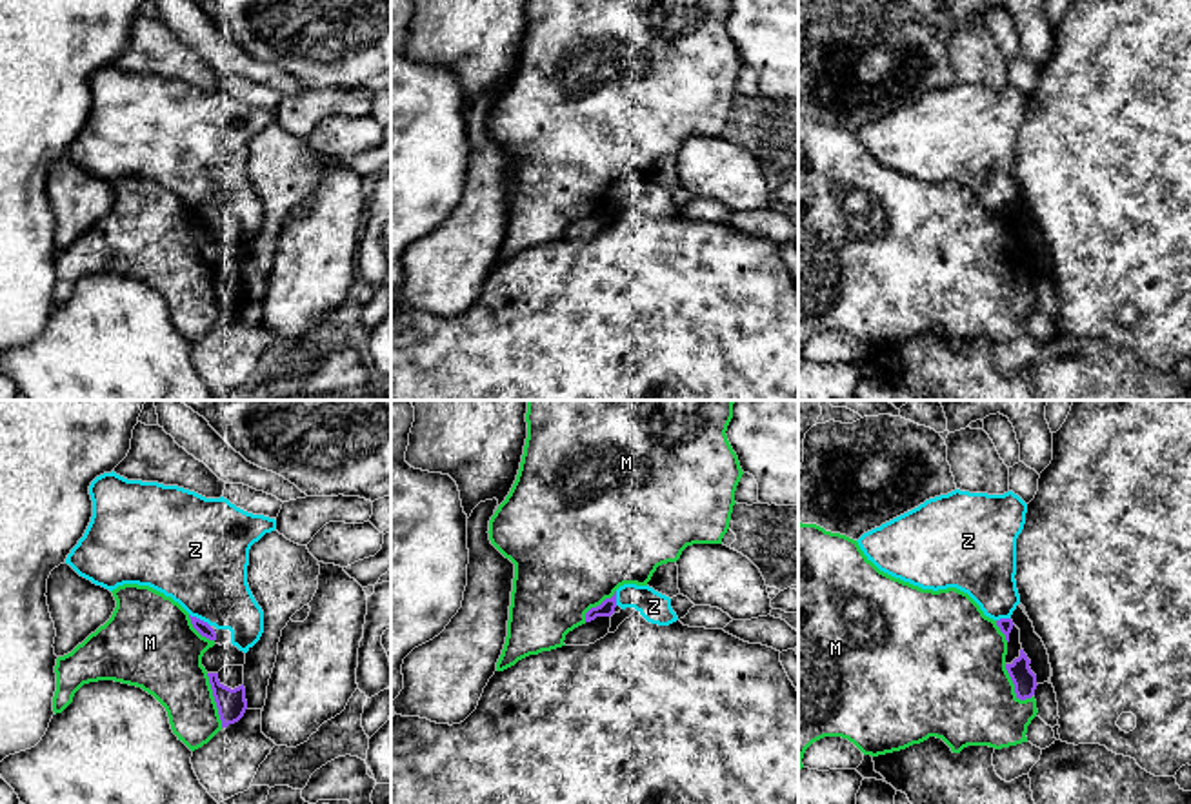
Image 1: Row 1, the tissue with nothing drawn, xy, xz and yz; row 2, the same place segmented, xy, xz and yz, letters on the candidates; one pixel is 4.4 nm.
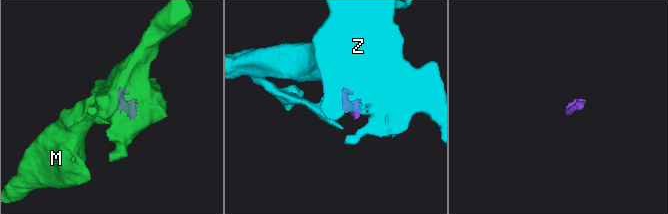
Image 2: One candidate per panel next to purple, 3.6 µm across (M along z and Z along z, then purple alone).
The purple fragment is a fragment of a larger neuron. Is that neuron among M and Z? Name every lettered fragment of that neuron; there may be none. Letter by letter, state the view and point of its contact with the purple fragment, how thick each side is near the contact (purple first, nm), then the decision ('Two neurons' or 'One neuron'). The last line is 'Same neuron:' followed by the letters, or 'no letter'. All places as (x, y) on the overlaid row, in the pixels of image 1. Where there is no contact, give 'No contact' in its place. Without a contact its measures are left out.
M: Touches purple at xy (215, 701). Thickness 130 nm (purple) against 280 nm. One neuron
Z: Touches purple at xy (199, 619). Thickness 60 nm (purple) against 400 nm. Two neurons
Same neuron: M

